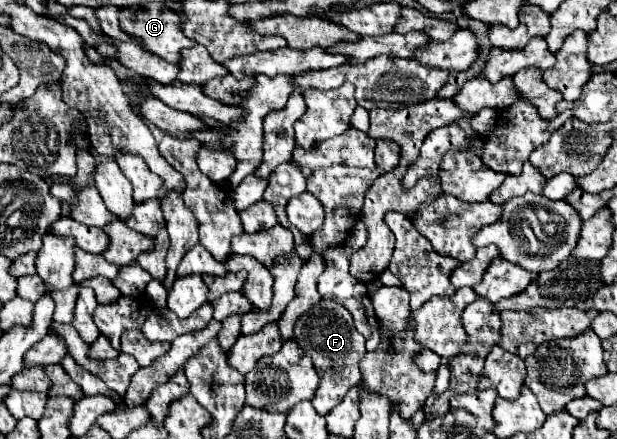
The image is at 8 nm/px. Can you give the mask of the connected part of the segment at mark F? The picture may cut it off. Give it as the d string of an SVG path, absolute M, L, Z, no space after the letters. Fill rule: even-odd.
M320 301L306 311L306 315L302 315L302 319L296 323L294 339L308 355L312 355L316 373L320 375L320 387L312 399L312 405L320 415L328 415L344 399L348 389L360 383L362 377L358 363L362 355L366 355L366 339L354 329L350 313L332 301Z

